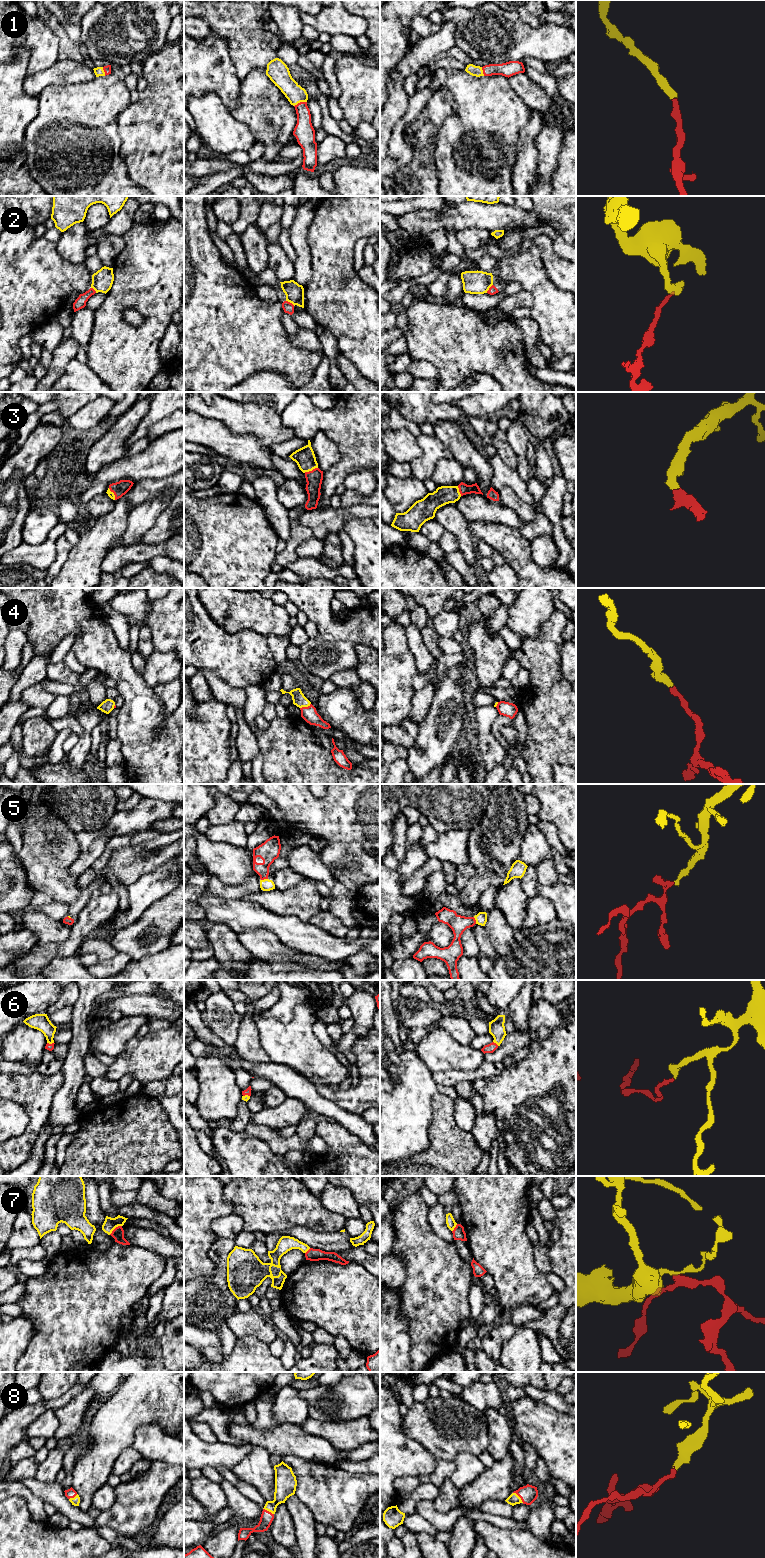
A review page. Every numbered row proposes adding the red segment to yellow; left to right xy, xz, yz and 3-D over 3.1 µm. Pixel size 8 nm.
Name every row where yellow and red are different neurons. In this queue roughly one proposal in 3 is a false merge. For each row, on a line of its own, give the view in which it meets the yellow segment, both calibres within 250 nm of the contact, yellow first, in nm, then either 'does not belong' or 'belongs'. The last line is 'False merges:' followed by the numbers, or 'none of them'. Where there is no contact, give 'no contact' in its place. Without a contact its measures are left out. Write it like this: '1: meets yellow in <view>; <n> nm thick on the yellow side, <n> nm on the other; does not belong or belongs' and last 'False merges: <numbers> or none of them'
1: meets yellow in xz; 160 nm thick on the yellow side, 160 nm on the other; belongs
2: meets yellow in xz; 150 nm thick on the yellow side, 90 nm on the other; does not belong
3: meets yellow in xz; 160 nm thick on the yellow side, 130 nm on the other; belongs
4: meets yellow in xz; 100 nm thick on the yellow side, 120 nm on the other; belongs
5: meets yellow in xz; 100 nm thick on the yellow side, 160 nm on the other; belongs
6: meets yellow in yz; 130 nm thick on the yellow side, 80 nm on the other; belongs
7: meets yellow in xy; 100 nm thick on the yellow side, 100 nm on the other; does not belong
8: meets yellow in yz; 90 nm thick on the yellow side, 140 nm on the other; belongs
False merges: 2, 7

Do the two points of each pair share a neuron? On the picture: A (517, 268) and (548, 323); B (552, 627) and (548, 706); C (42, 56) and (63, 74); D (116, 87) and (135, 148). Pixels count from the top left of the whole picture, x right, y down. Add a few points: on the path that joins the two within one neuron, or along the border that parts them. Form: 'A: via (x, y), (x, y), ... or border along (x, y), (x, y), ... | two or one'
A: via (531, 282), (547, 298), (548, 309) | one
B: via (548, 647), (548, 686) | one
C: border along (58, 59), (50, 66), (31, 75) | two
D: border along (131, 103), (117, 117), (117, 133) | two

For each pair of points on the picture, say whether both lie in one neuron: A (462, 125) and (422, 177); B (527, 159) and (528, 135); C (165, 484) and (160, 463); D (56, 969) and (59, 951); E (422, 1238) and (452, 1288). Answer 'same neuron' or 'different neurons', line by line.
A: different neurons
B: same neuron
C: different neurons
D: different neurons
E: same neuron

